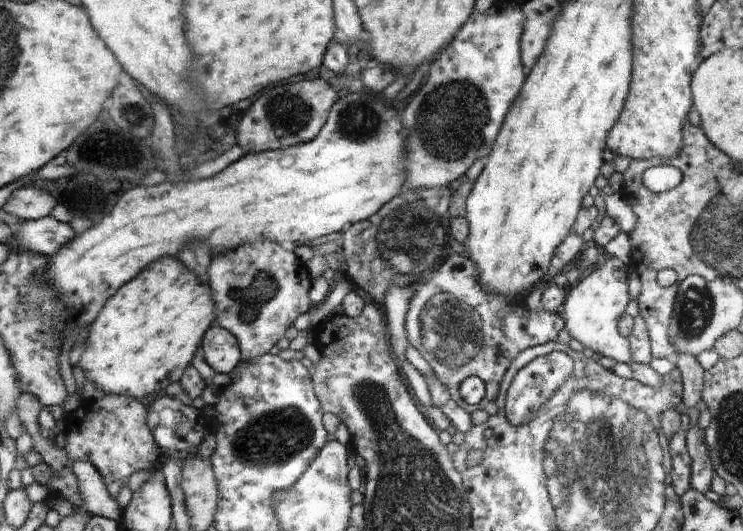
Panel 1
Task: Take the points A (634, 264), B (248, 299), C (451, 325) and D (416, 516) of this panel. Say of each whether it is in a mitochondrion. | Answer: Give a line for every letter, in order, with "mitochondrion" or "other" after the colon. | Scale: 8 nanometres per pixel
A: other
B: mitochondrion
C: mitochondrion
D: mitochondrion

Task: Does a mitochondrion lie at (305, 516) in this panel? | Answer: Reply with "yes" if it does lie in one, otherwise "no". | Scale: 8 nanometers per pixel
no

